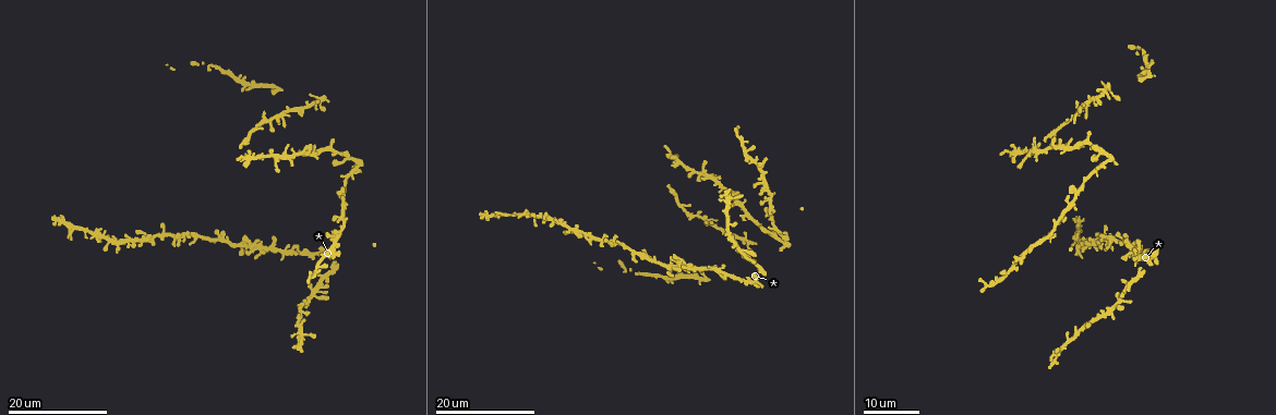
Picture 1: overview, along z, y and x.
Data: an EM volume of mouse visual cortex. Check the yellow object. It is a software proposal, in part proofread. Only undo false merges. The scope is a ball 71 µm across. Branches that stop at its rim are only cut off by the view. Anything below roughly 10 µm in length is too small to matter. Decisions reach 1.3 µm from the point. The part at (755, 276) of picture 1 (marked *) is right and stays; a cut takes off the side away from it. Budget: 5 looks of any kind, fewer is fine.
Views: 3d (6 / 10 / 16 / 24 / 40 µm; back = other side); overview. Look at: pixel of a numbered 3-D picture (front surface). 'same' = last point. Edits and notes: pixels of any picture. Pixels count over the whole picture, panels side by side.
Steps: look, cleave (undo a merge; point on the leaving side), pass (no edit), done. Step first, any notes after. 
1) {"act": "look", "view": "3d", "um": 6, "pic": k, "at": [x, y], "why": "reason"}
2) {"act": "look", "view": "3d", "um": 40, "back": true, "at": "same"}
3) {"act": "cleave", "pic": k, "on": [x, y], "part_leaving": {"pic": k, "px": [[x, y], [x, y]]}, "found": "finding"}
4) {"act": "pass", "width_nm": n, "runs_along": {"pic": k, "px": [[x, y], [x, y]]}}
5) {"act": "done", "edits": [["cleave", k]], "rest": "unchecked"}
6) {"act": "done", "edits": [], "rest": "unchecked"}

{"act": "look", "view": "3d", "um": 16, "pic": 1, "at": [1070, 119], "why": "three-way junction"}

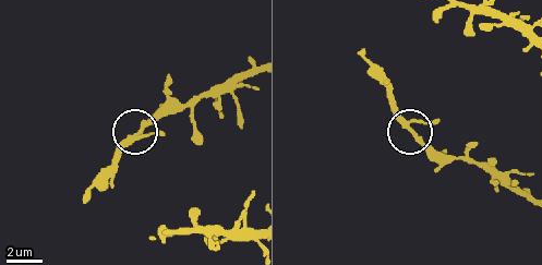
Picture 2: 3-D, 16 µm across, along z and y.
{"act": "look", "view": "3d", "um": 10, "pic": 2, "at": [415, 136], "why": "zoom in"}

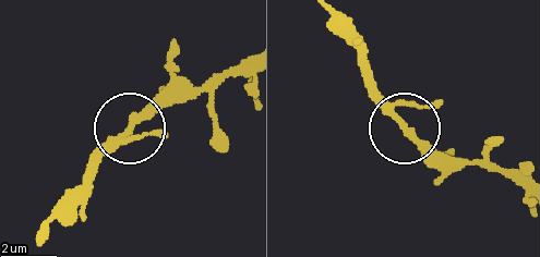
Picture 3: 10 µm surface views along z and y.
{"act": "pass", "found": "continuous, no second neuron"}

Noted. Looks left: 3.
{"act": "look", "view": "3d", "um": 24, "pic": 1, "at": [271, 155], "why": "sudden change in width"}

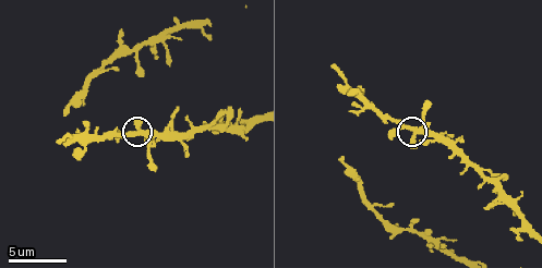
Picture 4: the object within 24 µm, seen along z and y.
{"act": "look", "view": "3d", "um": 10, "pic": 4, "at": [413, 132]}

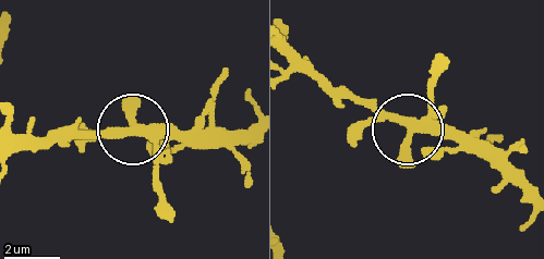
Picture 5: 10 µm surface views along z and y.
{"act": "pass", "arms": 3, "runs_along": {"pic": 5, "px": [[251, 126], [77, 130]]}, "found": "all the same neuron"}

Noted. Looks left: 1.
{"act": "done", "edits": [], "rest": "unchecked"}

